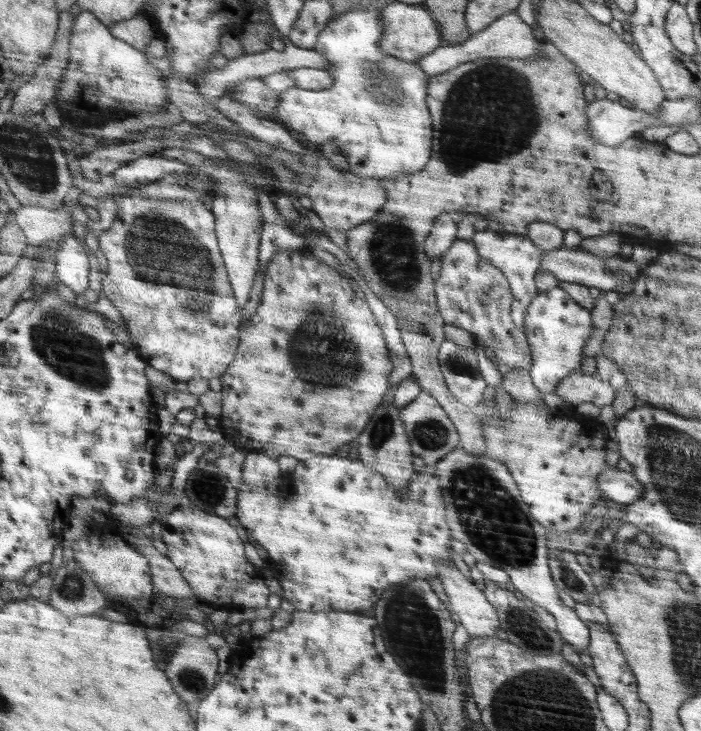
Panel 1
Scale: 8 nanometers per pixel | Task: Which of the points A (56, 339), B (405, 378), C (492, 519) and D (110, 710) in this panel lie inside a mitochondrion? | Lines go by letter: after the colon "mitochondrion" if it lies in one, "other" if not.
A: mitochondrion
B: other
C: mitochondrion
D: other

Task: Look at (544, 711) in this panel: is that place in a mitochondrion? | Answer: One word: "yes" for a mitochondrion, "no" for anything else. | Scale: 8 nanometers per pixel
yes

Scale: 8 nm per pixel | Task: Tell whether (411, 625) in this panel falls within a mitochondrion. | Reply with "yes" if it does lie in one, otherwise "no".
yes

